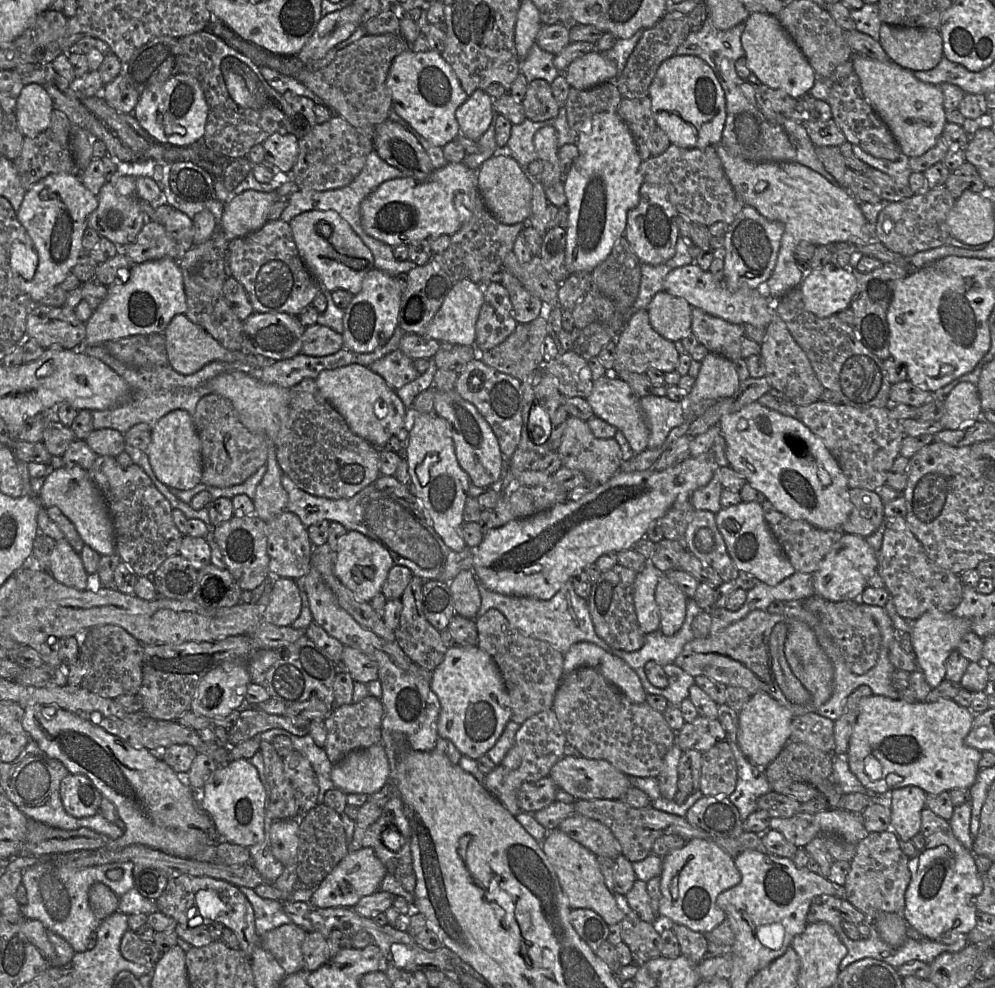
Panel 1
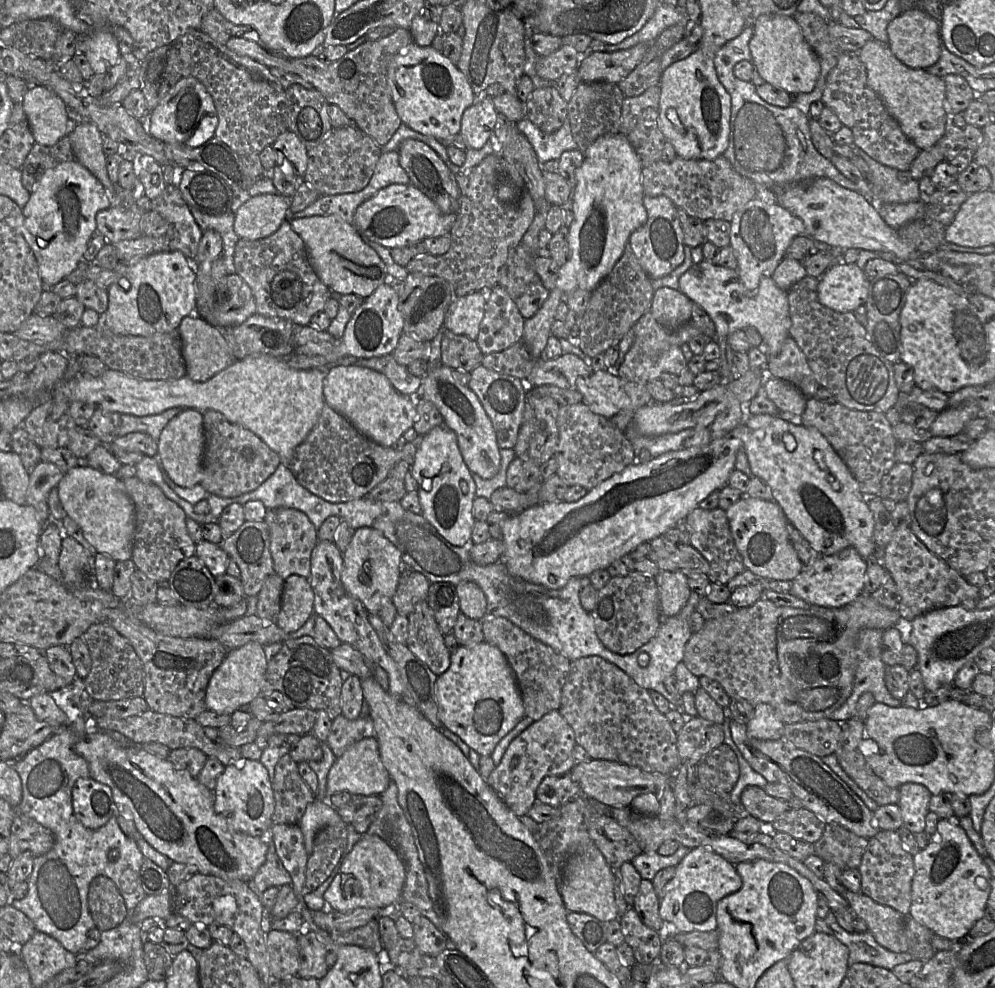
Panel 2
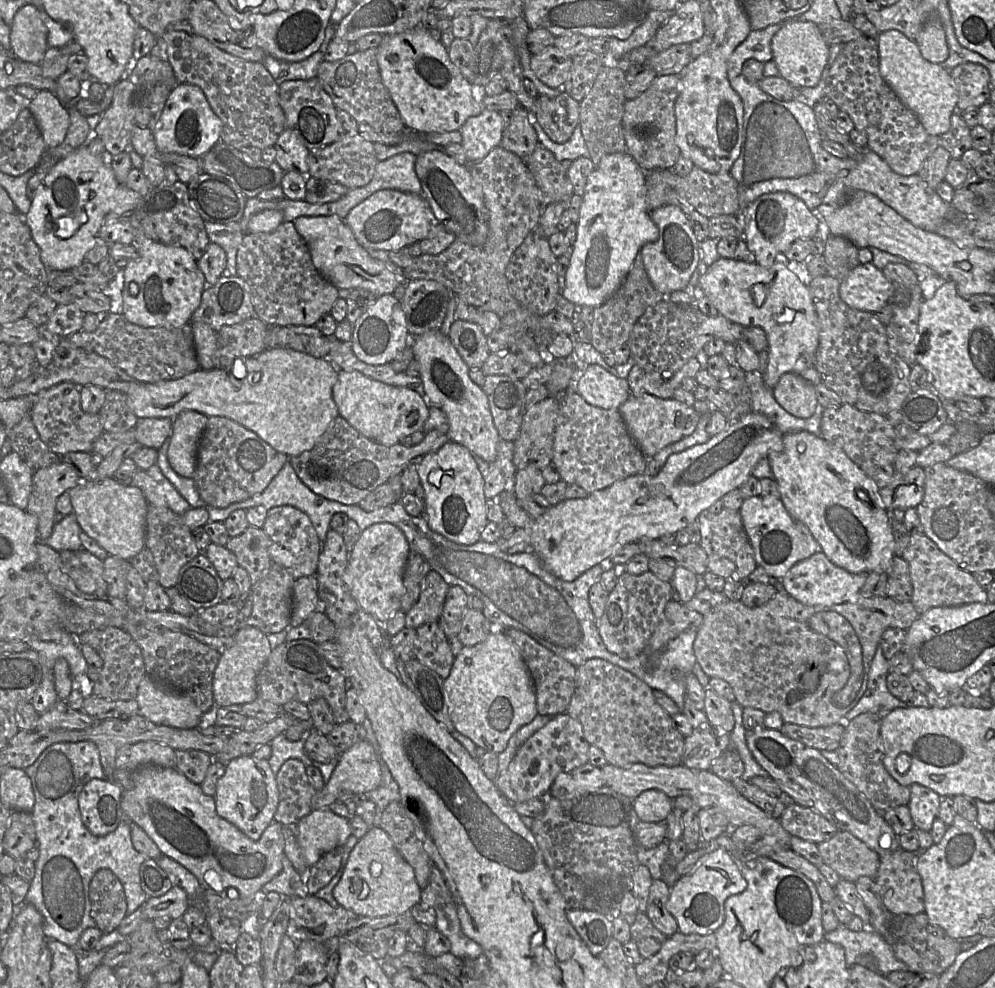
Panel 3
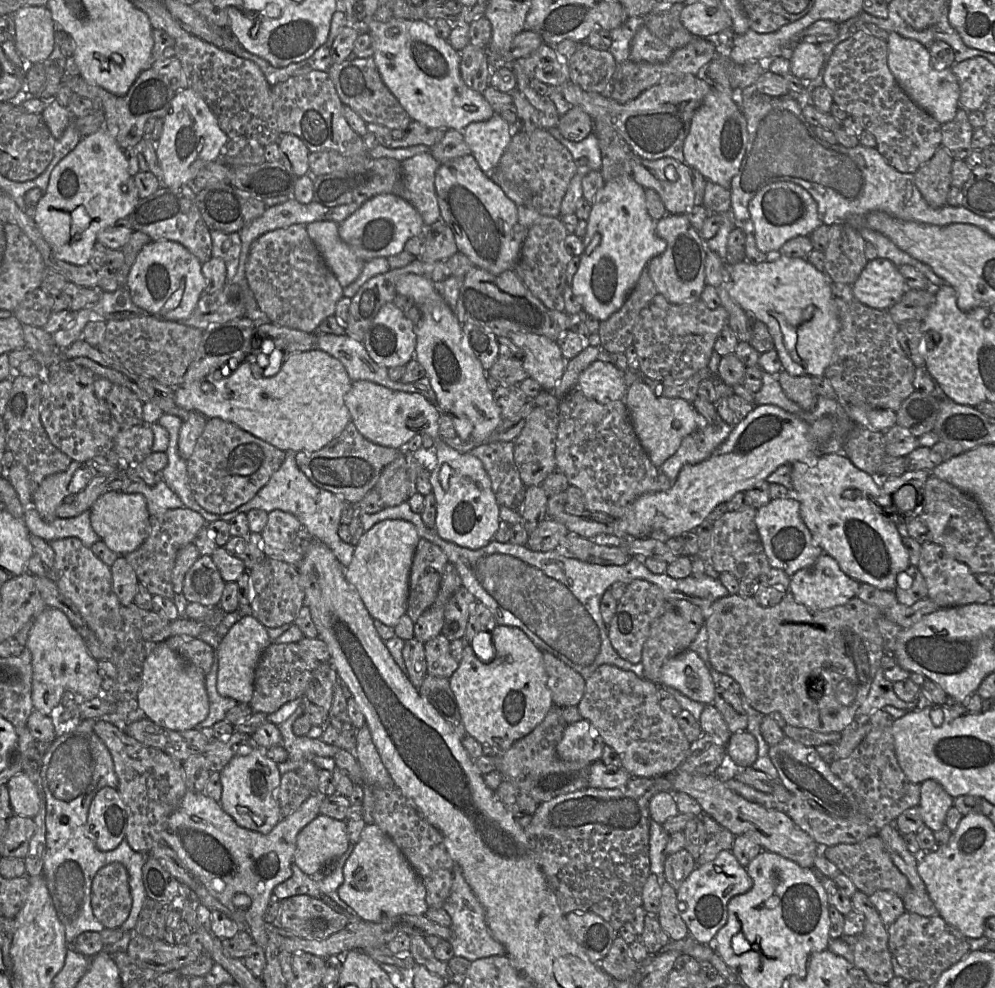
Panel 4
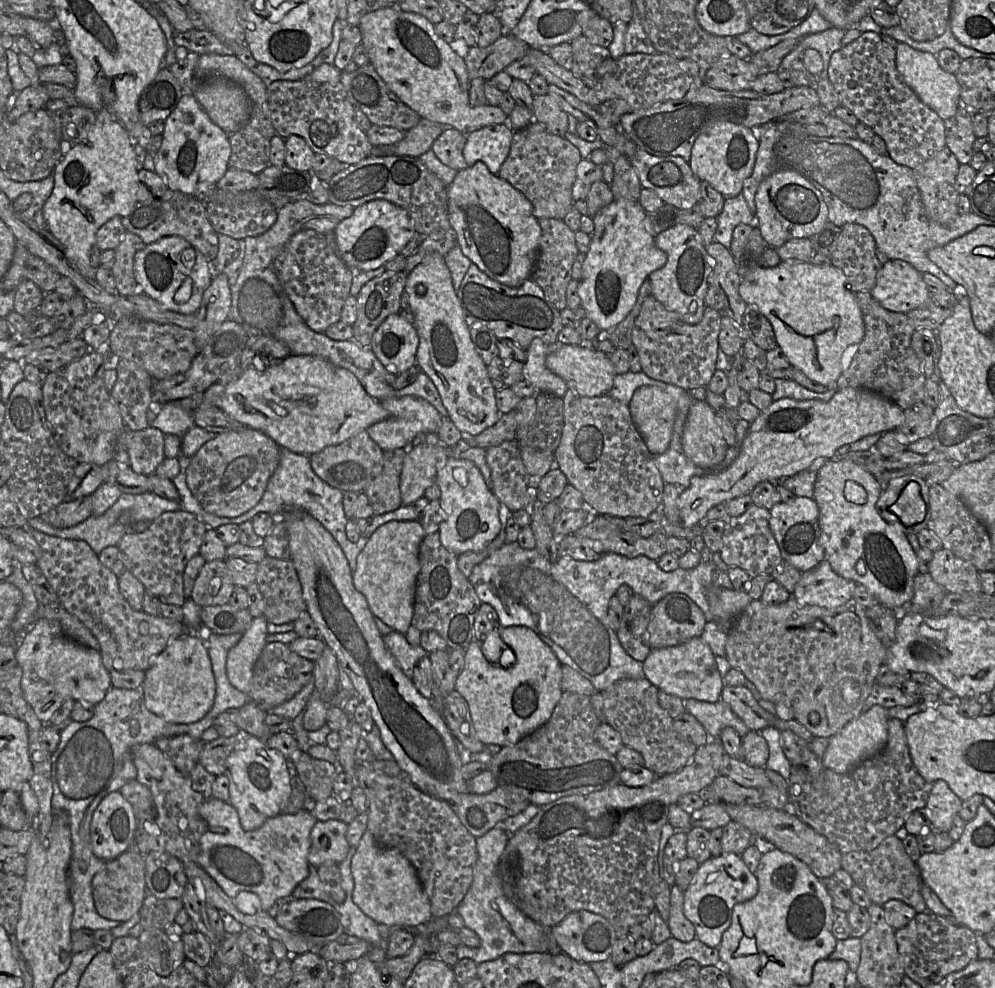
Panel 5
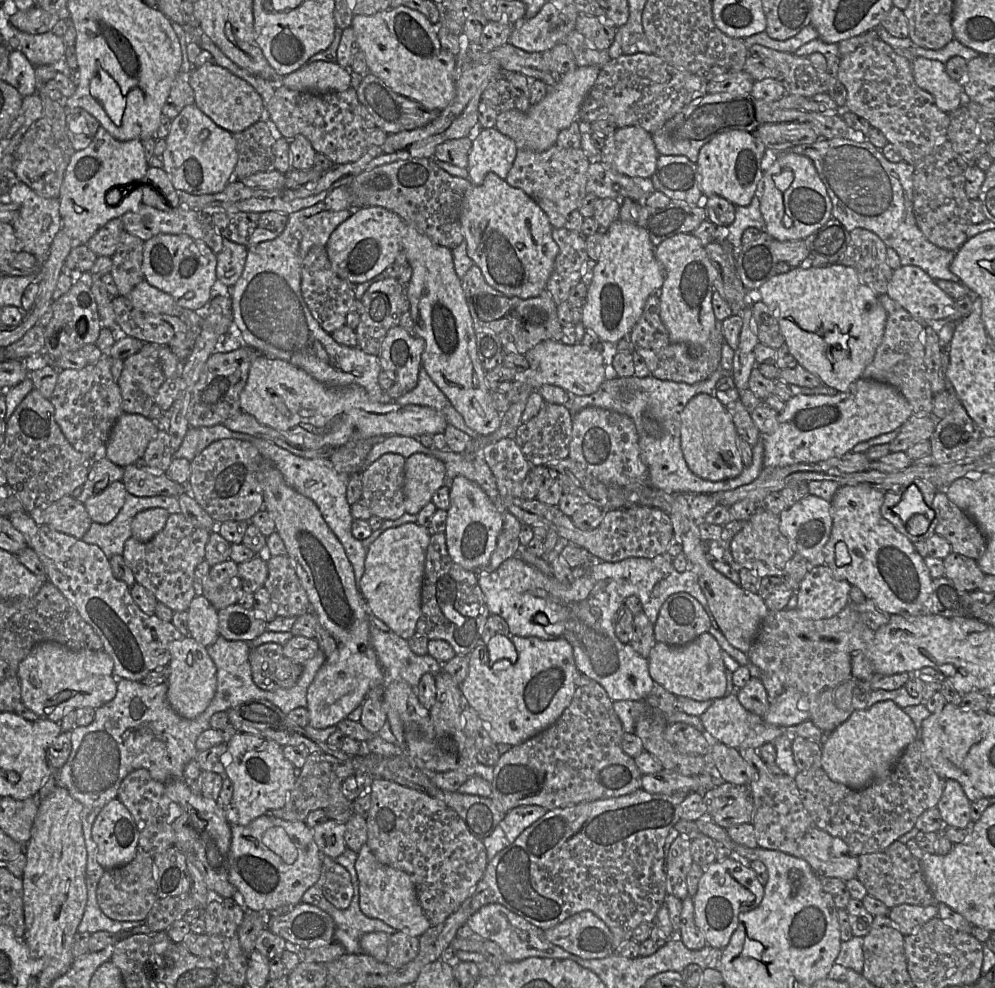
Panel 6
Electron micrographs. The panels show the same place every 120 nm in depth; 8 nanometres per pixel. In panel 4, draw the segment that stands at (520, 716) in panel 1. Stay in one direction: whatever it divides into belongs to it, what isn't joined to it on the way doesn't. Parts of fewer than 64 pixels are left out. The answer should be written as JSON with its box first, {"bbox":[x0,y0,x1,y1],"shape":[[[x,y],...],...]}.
{"bbox":[542,651,585,705],"shape":[[[542,651],[547,686],[554,705],[577,705],[585,691],[585,679],[553,654]]]}

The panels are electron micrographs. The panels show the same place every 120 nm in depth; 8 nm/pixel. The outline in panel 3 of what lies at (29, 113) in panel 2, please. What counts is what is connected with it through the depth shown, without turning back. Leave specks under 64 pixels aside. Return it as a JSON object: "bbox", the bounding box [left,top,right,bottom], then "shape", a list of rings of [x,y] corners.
{"bbox":[29,90,70,148],"shape":[[[39,90],[29,105],[47,148],[62,144],[70,127],[68,108],[58,97],[46,90]]]}

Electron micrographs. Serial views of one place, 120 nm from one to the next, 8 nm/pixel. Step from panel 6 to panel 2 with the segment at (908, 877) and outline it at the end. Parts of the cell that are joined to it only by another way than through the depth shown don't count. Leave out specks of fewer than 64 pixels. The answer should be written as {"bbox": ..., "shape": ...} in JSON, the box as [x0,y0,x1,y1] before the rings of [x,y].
{"bbox":[814,824,868,870],"shape":[[[826,824],[823,835],[814,843],[815,854],[841,870],[858,869],[868,840],[836,824]]]}

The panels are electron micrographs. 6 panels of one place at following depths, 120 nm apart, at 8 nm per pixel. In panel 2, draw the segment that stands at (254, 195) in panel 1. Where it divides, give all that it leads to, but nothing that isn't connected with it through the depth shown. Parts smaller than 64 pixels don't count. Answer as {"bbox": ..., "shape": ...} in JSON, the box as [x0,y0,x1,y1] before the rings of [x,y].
{"bbox":[235,193,290,240],"shape":[[[278,193],[252,196],[235,212],[235,233],[247,240],[270,236],[287,218],[290,201]]]}

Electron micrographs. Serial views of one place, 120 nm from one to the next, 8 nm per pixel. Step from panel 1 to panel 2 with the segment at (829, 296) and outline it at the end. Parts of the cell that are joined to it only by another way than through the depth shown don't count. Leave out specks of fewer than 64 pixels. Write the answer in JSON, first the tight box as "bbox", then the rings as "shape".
{"bbox":[818,263,869,312],"shape":[[[834,263],[819,278],[818,299],[836,312],[854,312],[867,300],[869,279],[856,263]]]}

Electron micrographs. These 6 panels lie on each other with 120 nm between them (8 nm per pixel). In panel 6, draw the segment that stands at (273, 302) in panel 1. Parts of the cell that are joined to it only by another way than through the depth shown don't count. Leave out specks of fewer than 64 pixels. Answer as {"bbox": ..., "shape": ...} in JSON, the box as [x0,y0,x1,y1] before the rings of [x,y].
{"bbox":[301,246,356,333],"shape":[[[314,246],[309,250],[302,264],[301,293],[311,314],[327,333],[346,325],[346,315],[356,300],[355,286],[333,270],[326,247]]]}

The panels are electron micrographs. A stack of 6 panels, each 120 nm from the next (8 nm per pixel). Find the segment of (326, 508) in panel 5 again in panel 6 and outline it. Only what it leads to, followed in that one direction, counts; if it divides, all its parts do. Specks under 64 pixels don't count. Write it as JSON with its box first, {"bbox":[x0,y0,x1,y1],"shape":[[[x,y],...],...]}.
{"bbox":[253,437,367,591],"shape":[[[253,437],[253,445],[267,462],[271,463],[281,472],[285,482],[291,488],[310,498],[318,506],[328,526],[345,549],[346,555],[353,566],[356,585],[360,591],[360,580],[365,571],[367,550],[364,548],[362,541],[355,538],[352,534],[354,518],[351,515],[351,505],[346,498],[350,475],[337,471],[329,458],[303,458],[257,437]]]}

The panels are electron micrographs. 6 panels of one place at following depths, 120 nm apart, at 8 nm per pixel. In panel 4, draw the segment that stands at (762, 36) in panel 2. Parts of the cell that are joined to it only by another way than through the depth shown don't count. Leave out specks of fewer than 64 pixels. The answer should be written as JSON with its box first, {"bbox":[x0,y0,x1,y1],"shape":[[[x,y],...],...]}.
{"bbox":[790,42,824,80],"shape":[[[798,42],[790,60],[790,73],[800,80],[814,80],[823,65],[824,54],[819,44]]]}

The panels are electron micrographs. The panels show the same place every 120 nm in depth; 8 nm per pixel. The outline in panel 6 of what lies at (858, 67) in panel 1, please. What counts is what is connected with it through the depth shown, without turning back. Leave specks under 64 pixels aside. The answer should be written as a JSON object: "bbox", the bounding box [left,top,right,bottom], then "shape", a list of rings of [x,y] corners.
{"bbox":[911,57,964,113],"shape":[[[915,57],[911,67],[916,84],[934,97],[941,111],[950,113],[964,104],[963,85],[947,74],[943,63]]]}

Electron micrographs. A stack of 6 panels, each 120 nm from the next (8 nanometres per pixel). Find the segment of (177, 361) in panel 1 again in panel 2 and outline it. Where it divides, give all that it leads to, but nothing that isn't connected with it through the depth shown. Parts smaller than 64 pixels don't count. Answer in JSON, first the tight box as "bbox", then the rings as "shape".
{"bbox":[178,312,234,382],"shape":[[[192,312],[178,326],[186,375],[196,382],[205,382],[232,365],[234,356],[223,330]]]}

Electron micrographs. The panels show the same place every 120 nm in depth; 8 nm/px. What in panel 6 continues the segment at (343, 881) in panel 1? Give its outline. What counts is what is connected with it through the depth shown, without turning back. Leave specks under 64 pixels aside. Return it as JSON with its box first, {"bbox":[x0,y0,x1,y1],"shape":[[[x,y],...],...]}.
{"bbox":[355,843,431,937],"shape":[[[365,843],[357,854],[355,869],[359,879],[359,906],[370,918],[380,919],[398,931],[420,937],[431,923],[419,903],[415,885],[404,871],[382,864]]]}

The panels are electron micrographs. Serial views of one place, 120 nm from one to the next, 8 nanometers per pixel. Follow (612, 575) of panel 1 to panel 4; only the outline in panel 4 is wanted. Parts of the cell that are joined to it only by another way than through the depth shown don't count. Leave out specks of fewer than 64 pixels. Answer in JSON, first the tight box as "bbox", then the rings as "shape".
{"bbox":[607,579,666,664],"shape":[[[635,579],[626,585],[615,614],[607,626],[609,640],[621,658],[632,664],[641,662],[643,646],[651,625],[663,613],[666,601],[662,590],[646,580]]]}

